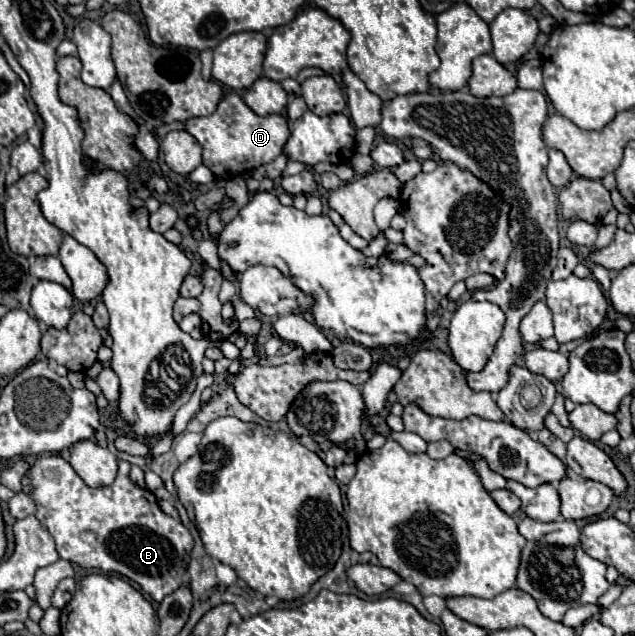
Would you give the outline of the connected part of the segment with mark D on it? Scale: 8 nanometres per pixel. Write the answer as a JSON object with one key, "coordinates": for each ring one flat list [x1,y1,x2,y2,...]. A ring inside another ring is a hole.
{"coordinates":[[229,93,219,103,219,109,207,117,193,117,185,123,187,131,203,147,203,165,213,171,213,175,225,179,233,175,249,175,253,169,271,163,283,153,283,147,289,139,287,119,281,115,259,117,255,115,239,95]]}

